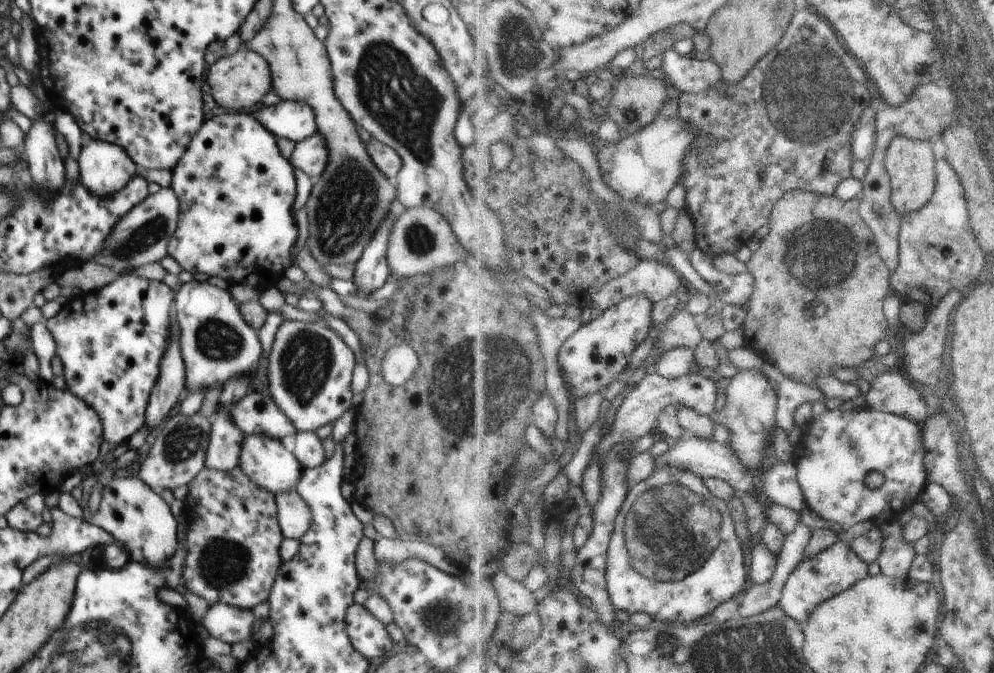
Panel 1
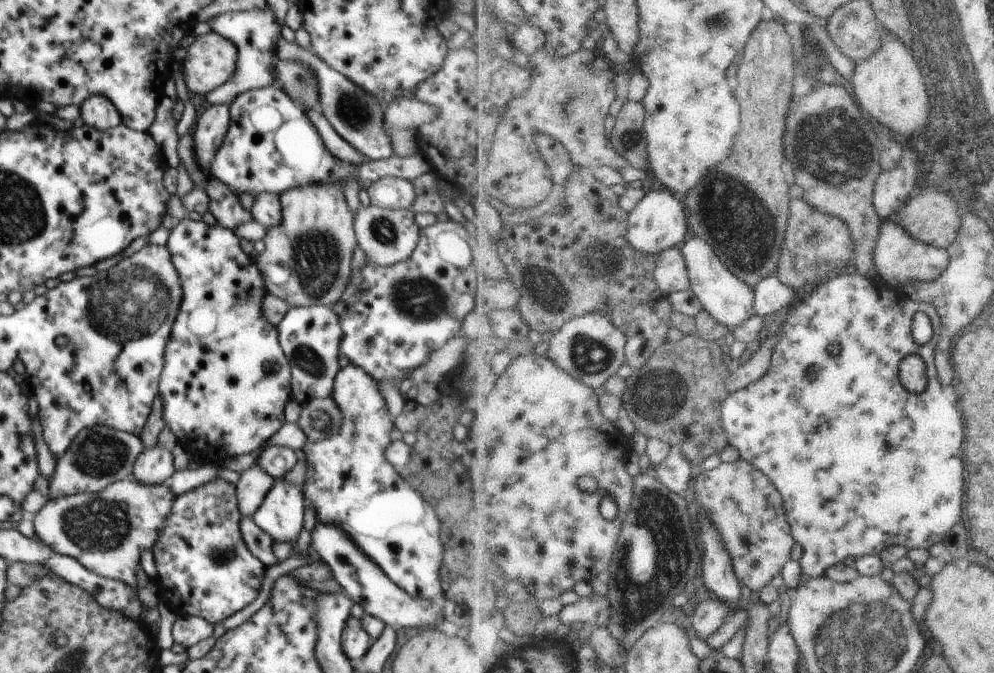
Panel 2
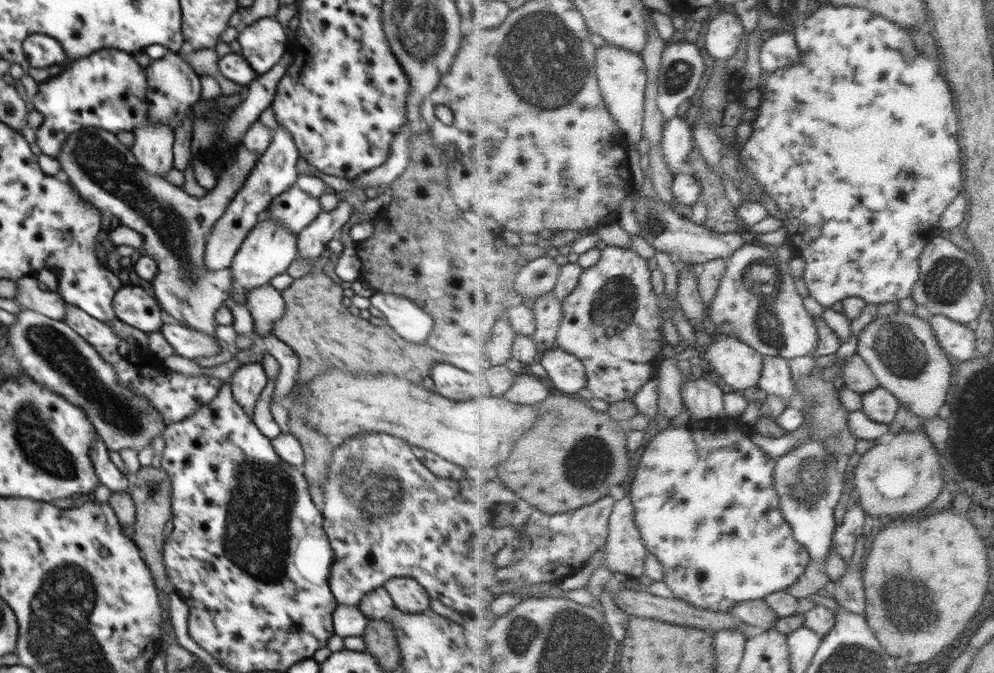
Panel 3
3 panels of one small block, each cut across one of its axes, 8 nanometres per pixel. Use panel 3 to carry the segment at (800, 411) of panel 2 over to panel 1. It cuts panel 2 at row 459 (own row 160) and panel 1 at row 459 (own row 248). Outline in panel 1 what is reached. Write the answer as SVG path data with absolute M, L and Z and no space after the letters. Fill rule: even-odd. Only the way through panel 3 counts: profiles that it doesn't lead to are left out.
M870 407L860 411L827 410L816 417L808 434L797 445L795 460L808 507L825 519L826 523L851 528L865 520L892 520L898 515L902 517L919 500L918 494L924 490L927 470L924 470L922 428L913 420ZM873 470L881 471L886 476L886 482L878 489L872 489L866 484L866 478Z

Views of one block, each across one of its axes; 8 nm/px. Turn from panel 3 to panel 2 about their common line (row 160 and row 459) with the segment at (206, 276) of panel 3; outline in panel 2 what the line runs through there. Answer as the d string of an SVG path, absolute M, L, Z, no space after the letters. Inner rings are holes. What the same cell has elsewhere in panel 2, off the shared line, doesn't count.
M285 422L280 427L280 430L278 430L278 432L270 438L267 444L263 445L262 449L244 456L234 457L226 465L229 466L229 468L235 473L242 474L245 470L248 470L251 466L257 464L259 454L270 445L288 447L297 454L301 455L301 453L304 452L307 442L307 436L298 424ZM96 425L82 429L70 443L69 449L57 460L53 475L48 477L48 500L62 495L95 493L108 485L132 478L135 460L146 448L139 435Z

